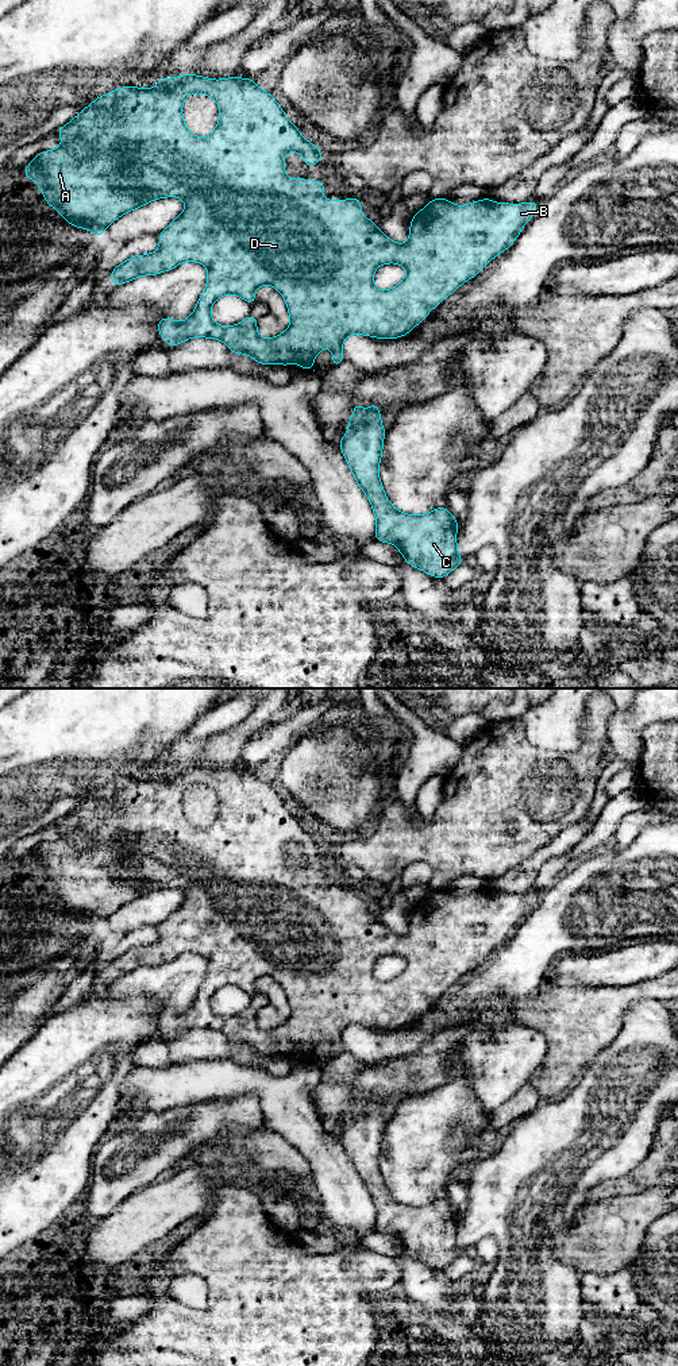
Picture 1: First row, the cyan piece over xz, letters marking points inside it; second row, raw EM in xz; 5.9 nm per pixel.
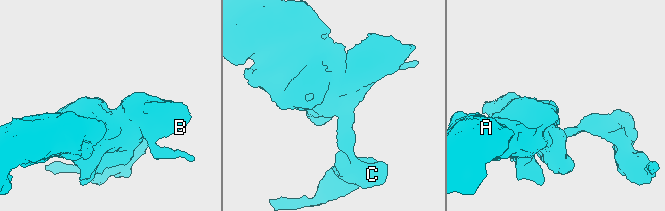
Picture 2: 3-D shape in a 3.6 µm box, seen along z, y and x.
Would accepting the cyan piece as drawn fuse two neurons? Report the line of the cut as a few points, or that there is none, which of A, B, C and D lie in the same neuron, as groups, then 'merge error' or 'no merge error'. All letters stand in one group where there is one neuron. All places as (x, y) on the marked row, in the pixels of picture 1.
no cut; A B C D; no merge error

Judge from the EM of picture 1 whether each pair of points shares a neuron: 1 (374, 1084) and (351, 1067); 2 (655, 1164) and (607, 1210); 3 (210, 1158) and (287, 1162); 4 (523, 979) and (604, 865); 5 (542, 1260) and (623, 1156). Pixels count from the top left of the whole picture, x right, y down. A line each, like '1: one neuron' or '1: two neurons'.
1: two neurons
2: two neurons
3: one neuron
4: one neuron
5: one neuron

